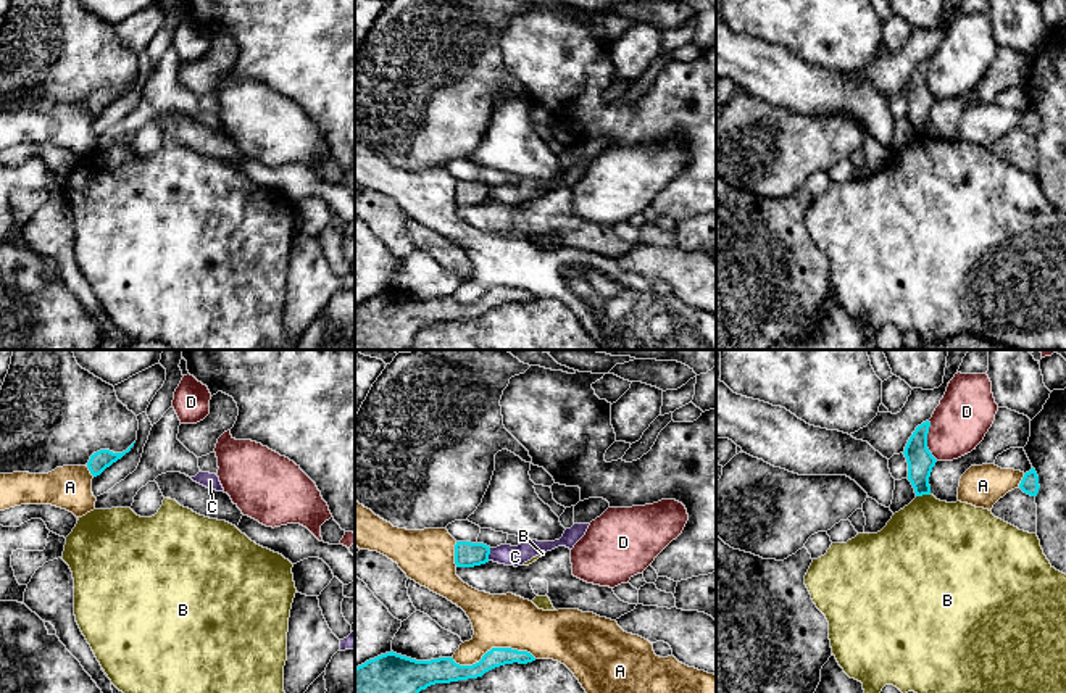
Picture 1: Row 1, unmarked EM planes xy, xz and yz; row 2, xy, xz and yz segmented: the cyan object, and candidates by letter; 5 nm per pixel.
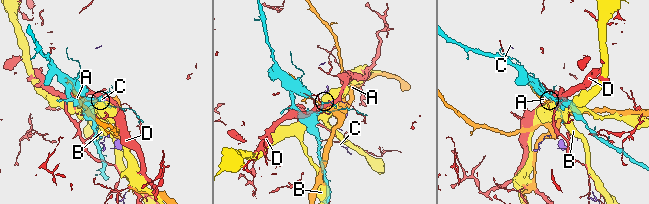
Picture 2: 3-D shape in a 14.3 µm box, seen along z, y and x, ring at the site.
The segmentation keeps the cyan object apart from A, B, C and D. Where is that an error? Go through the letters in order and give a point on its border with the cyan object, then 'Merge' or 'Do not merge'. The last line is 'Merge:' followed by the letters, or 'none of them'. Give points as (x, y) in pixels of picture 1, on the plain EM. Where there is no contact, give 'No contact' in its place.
A: Touches cyan at xz (494, 287). Do not merge
B: Touches cyan at yz (923, 132). Do not merge
C: Touches cyan at xz (489, 192). Do not merge
D: Touches cyan at yz (926, 79). Do not merge
Merge: none of them

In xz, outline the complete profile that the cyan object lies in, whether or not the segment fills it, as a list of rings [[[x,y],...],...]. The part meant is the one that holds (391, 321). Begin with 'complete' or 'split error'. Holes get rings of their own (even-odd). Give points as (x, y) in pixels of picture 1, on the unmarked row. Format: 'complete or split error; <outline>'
complete; [[[492,287],[473,305],[460,305],[453,297],[416,300],[390,290],[355,306],[355,350],[411,350],[418,332],[431,324],[477,317],[505,303],[532,300],[531,292],[511,287]]]

